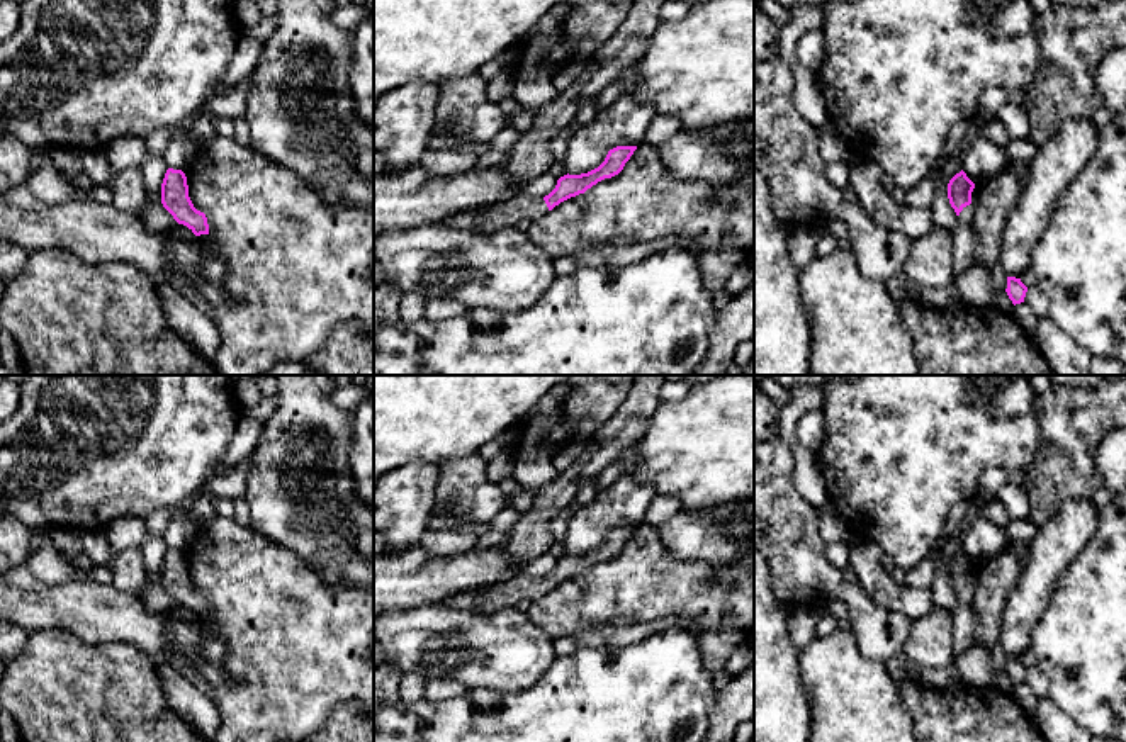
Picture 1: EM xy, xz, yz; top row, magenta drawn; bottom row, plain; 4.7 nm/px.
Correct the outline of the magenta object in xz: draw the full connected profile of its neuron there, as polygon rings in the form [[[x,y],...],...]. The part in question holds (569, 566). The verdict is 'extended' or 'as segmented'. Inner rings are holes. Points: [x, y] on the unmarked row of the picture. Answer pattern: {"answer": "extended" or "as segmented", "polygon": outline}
{"answer": "extended", "polygon": [[[616,526],[610,530],[605,542],[598,548],[581,555],[567,554],[560,557],[555,569],[545,577],[533,579],[520,572],[506,582],[489,586],[476,596],[470,610],[477,615],[487,616],[496,610],[515,606],[521,599],[532,603],[552,591],[560,582],[584,574],[588,569],[605,559],[618,555],[635,530],[637,526]]]}

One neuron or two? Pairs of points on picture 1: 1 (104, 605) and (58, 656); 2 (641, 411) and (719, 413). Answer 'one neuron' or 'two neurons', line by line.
1: two neurons
2: two neurons

